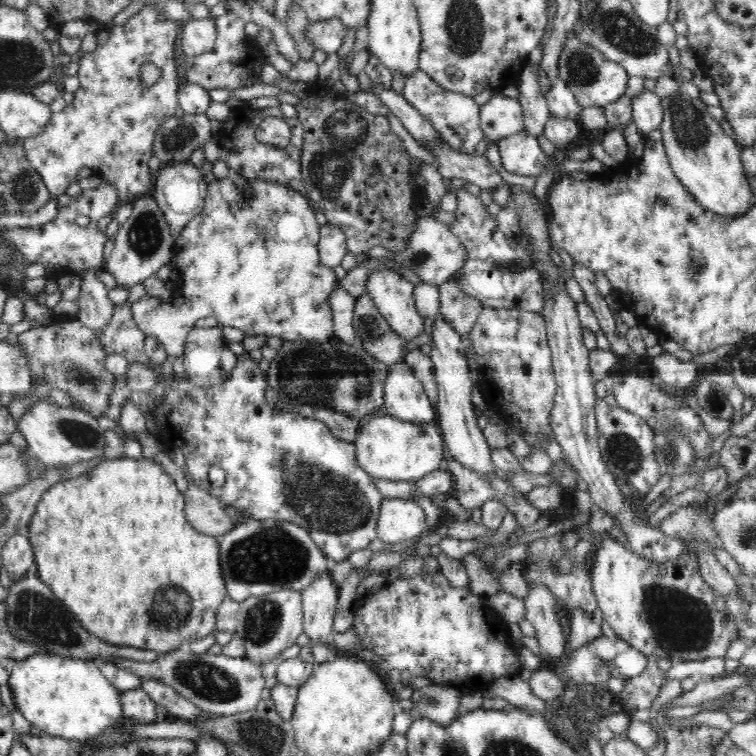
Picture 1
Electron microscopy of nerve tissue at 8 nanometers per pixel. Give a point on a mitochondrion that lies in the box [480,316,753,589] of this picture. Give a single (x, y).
(622, 450)

